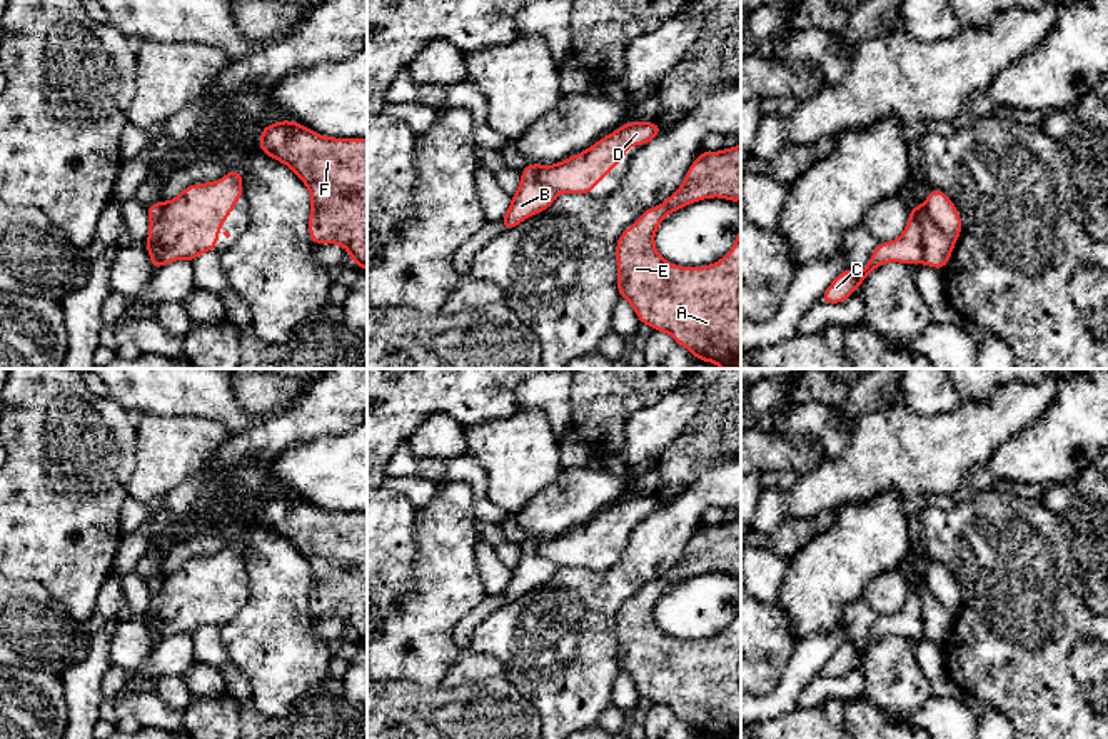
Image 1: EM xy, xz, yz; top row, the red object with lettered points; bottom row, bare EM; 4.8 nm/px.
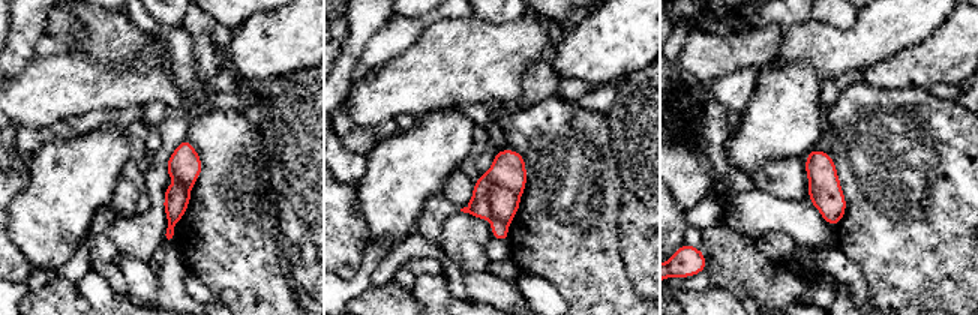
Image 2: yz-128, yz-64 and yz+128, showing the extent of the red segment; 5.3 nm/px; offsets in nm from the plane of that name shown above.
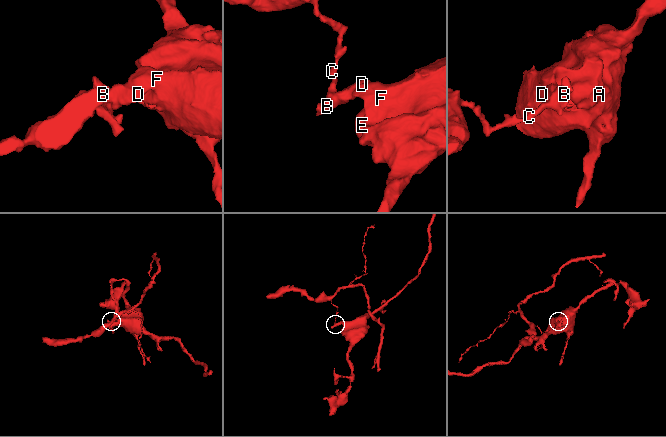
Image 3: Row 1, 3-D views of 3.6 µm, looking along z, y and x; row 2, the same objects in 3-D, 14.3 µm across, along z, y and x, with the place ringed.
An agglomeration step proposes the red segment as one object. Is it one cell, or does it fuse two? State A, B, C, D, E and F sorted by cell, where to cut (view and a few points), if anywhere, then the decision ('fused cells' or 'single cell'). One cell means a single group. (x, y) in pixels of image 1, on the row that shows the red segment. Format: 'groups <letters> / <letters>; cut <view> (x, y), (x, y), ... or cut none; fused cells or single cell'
groups A D E F / B C; cut yz (916, 206), (923, 262); fused cells

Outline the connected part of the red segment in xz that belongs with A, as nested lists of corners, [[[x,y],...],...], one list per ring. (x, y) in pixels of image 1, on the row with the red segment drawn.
[[[741,143],[719,152],[701,150],[684,175],[681,187],[661,205],[644,210],[616,242],[617,294],[637,314],[639,324],[669,334],[698,360],[721,369],[741,369],[741,227],[736,244],[718,262],[703,267],[681,267],[666,262],[654,245],[654,234],[671,214],[698,200],[723,197],[741,200]]]

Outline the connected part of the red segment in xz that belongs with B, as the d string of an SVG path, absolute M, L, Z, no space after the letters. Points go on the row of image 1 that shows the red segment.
M537 162L524 167L521 173L521 185L511 197L507 214L499 220L502 232L522 224L526 219L541 214L556 200L556 192L537 180L537 172L542 165Z

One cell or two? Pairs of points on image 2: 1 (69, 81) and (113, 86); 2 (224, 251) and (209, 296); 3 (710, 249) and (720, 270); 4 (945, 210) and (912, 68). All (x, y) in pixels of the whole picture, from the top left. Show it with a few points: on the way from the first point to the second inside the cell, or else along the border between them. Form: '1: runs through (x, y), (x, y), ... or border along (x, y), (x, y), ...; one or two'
1: runs through (80, 86), (102, 86); one
2: border along (189, 269), (219, 299); two
3: runs through (714, 254), (720, 260), (720, 266); one
4: border along (881, 87), (927, 90); two

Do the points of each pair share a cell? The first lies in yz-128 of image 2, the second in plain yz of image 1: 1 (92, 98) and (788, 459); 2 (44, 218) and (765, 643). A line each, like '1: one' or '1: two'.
1: two
2: two

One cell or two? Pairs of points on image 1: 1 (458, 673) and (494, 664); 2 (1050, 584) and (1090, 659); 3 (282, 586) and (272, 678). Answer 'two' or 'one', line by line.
1: one
2: two
3: one

